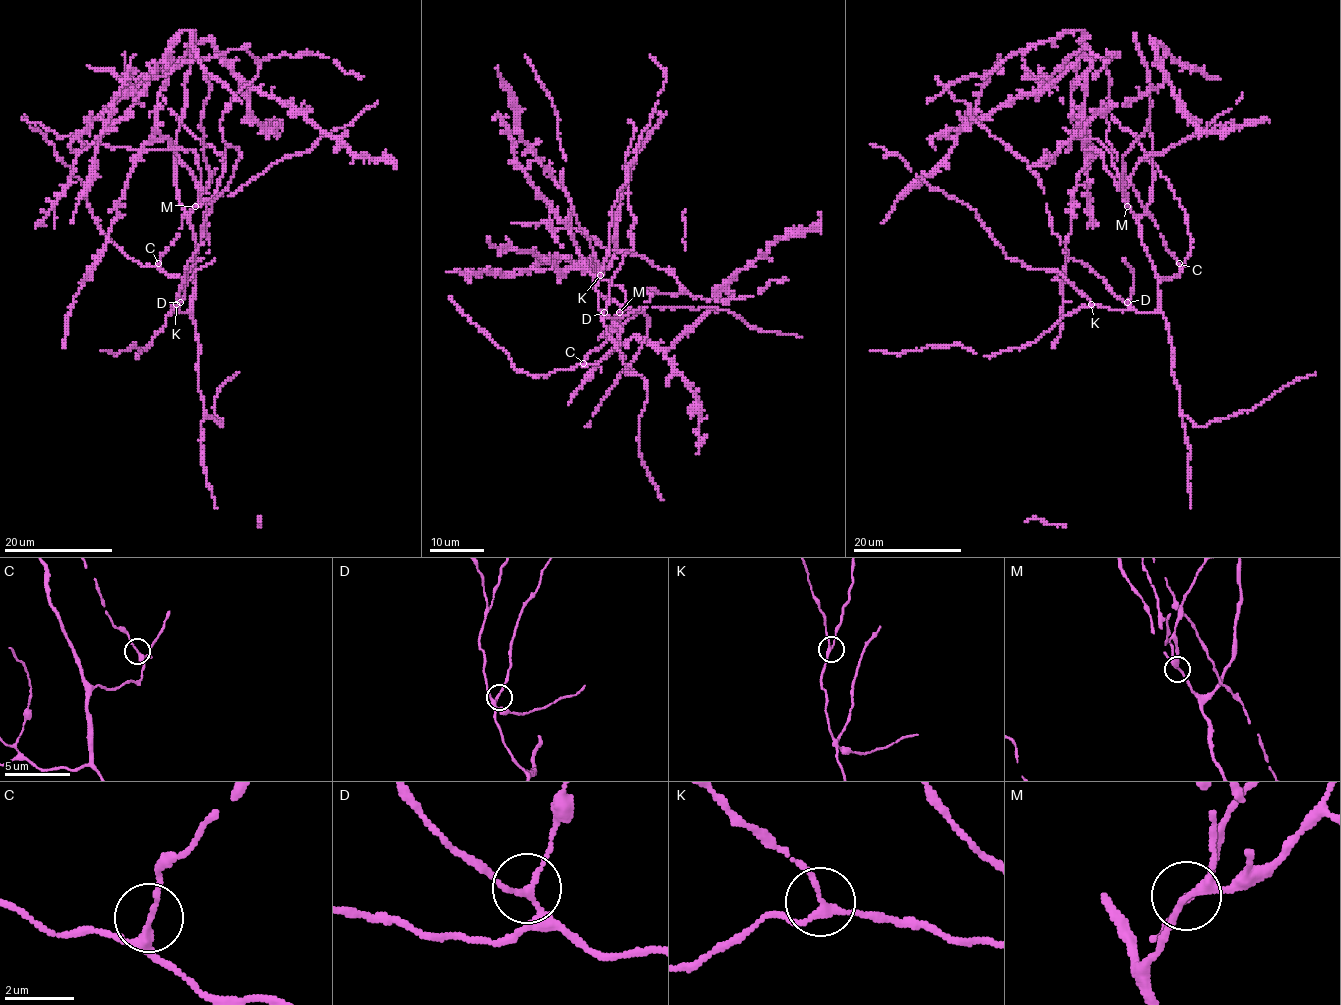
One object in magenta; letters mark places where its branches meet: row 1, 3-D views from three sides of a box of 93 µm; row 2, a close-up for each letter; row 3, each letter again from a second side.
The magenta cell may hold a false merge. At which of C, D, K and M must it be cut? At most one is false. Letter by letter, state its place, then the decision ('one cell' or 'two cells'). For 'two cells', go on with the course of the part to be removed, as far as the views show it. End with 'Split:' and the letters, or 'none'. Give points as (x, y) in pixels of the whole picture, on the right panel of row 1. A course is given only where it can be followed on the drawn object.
C: place (1179, 263); one cell
D: place (1127, 302); one cell
K: place (1091, 304); one cell
M: place (1127, 206); one cell
Split: none

